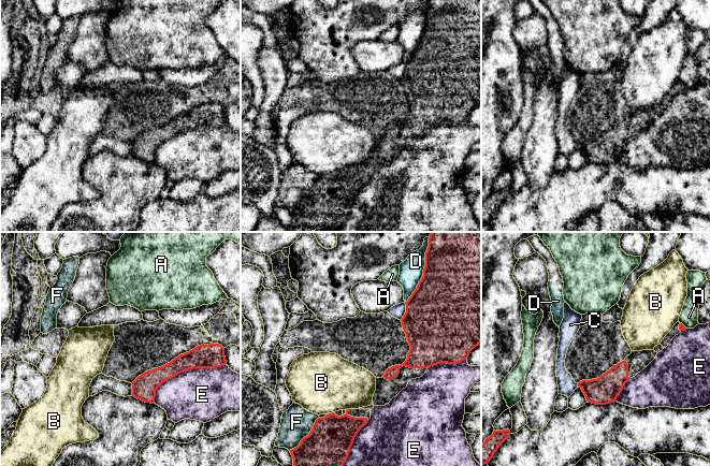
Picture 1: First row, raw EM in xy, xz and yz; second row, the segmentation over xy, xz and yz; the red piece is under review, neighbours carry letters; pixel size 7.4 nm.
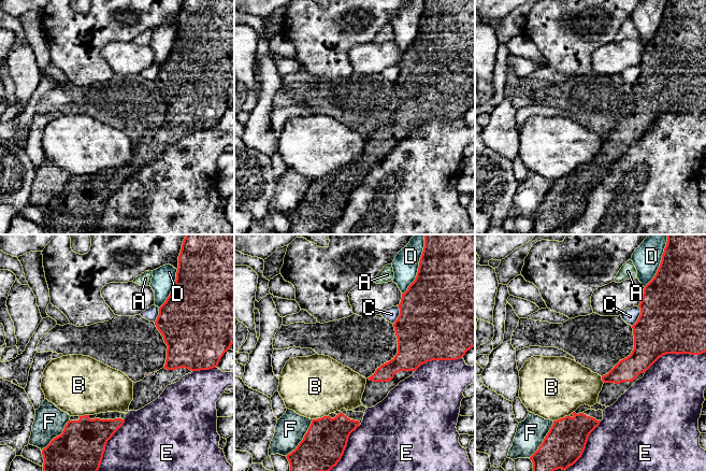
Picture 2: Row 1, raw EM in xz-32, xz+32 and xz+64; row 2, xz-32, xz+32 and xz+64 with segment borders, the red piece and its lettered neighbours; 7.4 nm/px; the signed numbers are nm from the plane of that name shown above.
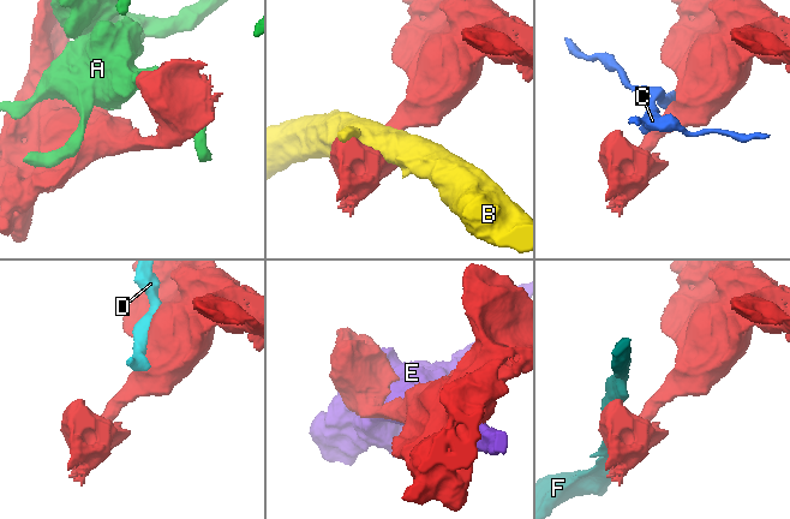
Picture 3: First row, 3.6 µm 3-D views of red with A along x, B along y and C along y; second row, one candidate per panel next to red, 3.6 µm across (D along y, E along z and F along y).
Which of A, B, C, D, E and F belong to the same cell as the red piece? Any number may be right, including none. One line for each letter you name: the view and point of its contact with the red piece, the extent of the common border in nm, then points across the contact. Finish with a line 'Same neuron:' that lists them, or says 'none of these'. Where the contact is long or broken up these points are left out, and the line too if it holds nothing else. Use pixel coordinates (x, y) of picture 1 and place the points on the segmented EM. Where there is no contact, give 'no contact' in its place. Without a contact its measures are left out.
Same neuron: none of these

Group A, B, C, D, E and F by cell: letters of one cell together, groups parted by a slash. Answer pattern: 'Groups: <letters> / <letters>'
Groups: A / B / C / D / E / F

